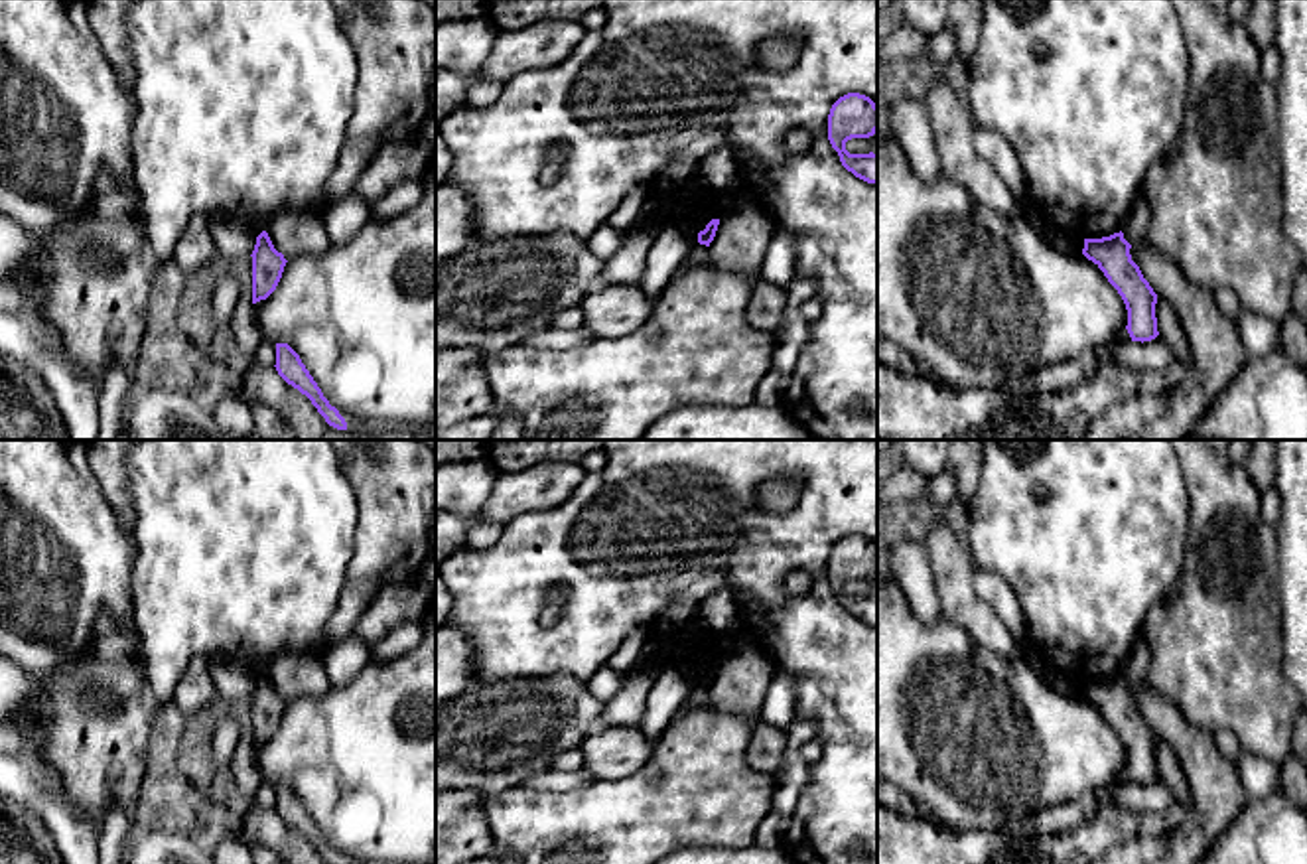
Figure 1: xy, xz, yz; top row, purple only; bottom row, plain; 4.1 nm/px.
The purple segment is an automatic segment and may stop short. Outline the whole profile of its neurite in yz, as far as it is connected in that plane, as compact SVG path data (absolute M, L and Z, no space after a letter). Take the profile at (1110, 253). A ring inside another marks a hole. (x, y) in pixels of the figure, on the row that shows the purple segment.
M1124 233L1102 239L1084 239L1082 254L1092 260L1122 296L1128 310L1128 333L1132 341L1151 341L1159 335L1155 304L1157 294L1132 260L1132 245Z

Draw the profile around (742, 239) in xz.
M737 201L722 217L716 237L708 247L708 268L745 274L755 280L747 306L747 324L767 333L783 329L789 306L787 288L775 286L759 274L773 231L771 219L759 205Z

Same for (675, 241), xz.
M668 221L647 254L645 270L637 286L647 296L658 298L696 245L698 233L678 221Z

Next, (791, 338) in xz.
M798 274L792 278L789 292L789 306L785 310L785 325L773 333L773 363L757 385L755 402L763 406L779 406L787 391L800 347L808 337L808 322L800 314L804 300L818 290L810 276Z

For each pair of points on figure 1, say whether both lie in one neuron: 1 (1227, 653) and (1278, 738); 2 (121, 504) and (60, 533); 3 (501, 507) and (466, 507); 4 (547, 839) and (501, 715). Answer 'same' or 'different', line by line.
1: same
2: different
3: different
4: different

